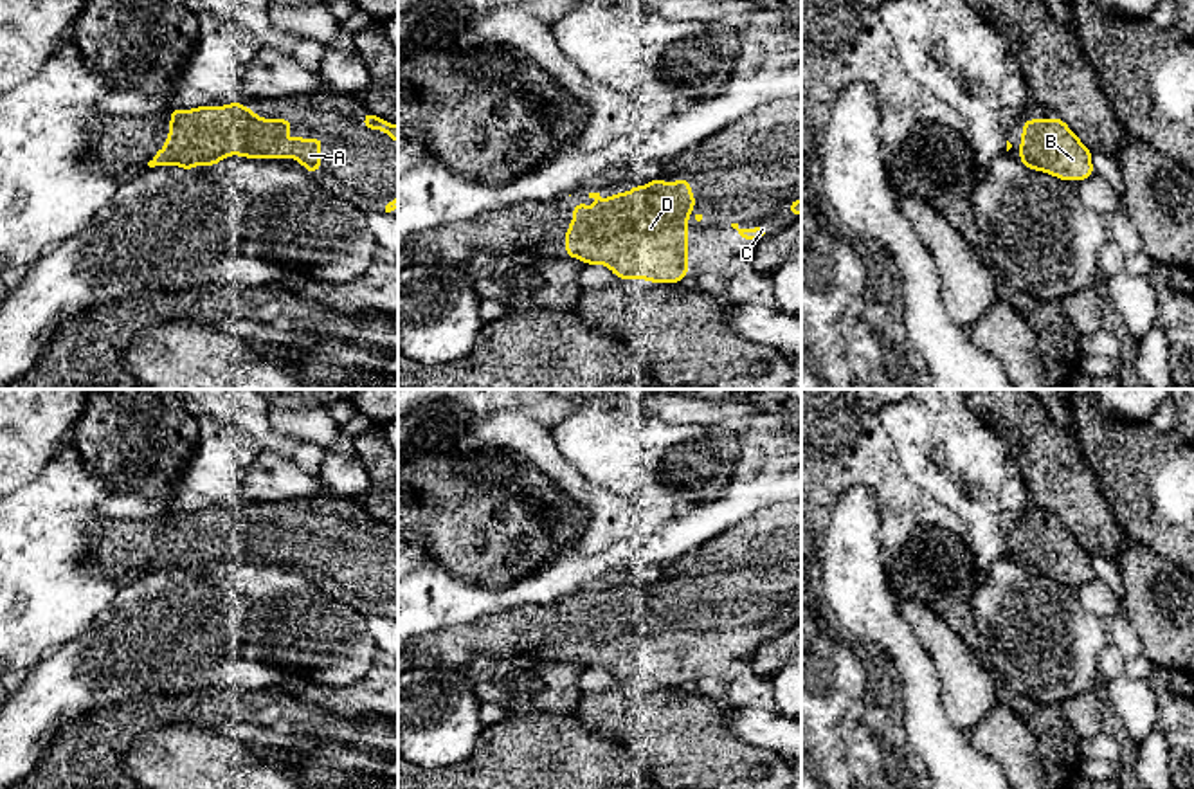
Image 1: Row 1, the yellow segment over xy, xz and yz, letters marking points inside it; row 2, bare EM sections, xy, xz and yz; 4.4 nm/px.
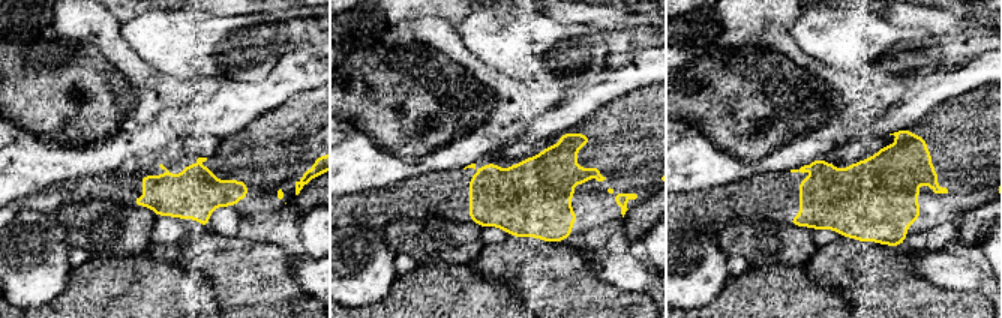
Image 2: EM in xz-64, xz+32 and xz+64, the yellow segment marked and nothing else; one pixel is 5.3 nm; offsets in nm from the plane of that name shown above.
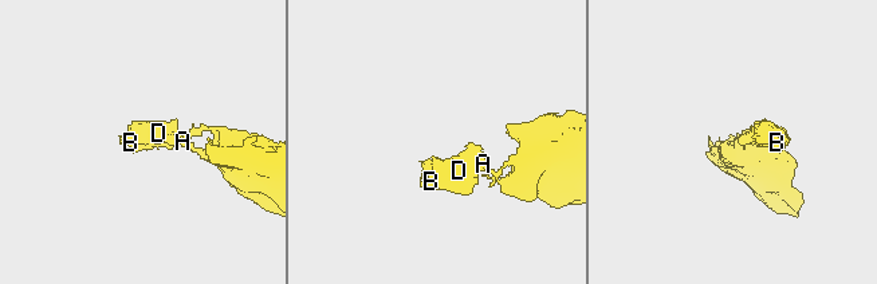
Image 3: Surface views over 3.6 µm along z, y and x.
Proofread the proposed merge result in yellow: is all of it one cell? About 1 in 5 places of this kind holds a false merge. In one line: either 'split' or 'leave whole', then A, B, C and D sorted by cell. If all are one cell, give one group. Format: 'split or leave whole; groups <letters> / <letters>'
leave whole; groups A B C D

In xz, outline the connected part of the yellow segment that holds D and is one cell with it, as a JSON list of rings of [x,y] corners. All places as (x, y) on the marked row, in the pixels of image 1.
[[[657,177],[648,186],[634,186],[629,193],[614,193],[603,200],[600,193],[589,193],[598,202],[585,207],[576,200],[573,223],[565,229],[565,258],[578,258],[583,265],[607,265],[618,279],[648,279],[654,285],[681,283],[688,277],[688,213],[697,207],[688,177],[679,182],[661,182]]]

